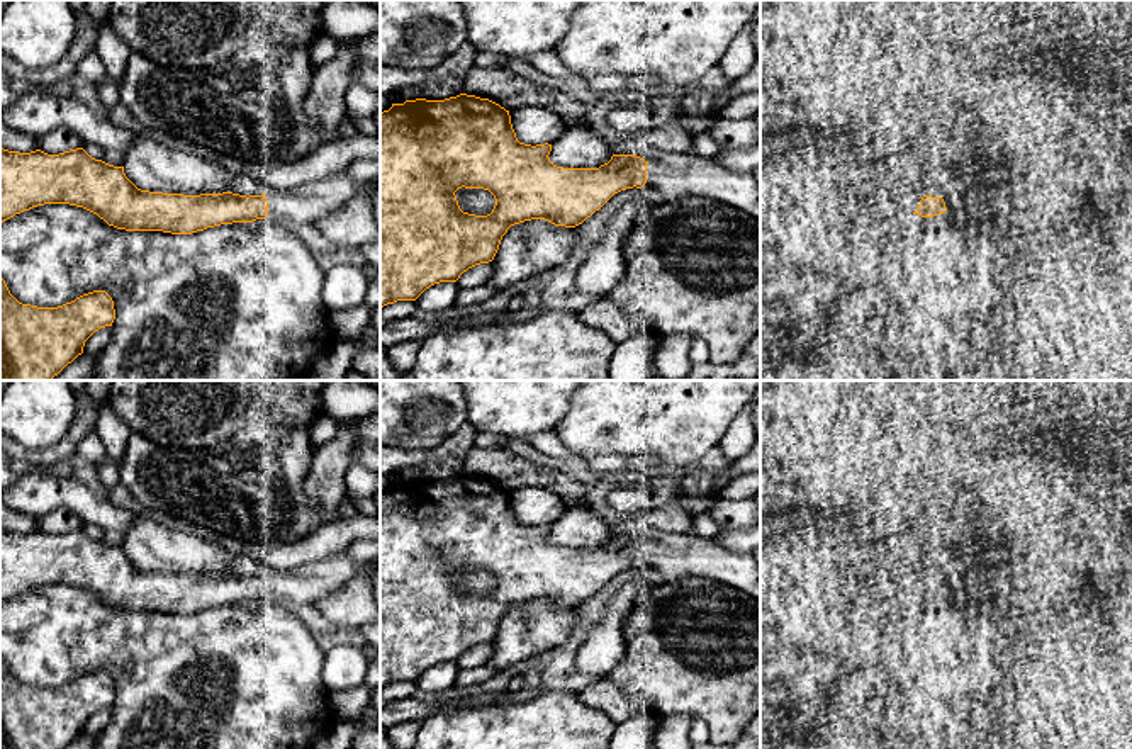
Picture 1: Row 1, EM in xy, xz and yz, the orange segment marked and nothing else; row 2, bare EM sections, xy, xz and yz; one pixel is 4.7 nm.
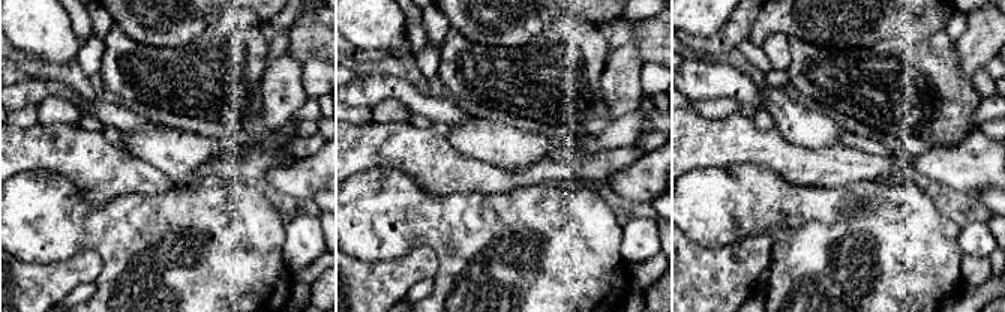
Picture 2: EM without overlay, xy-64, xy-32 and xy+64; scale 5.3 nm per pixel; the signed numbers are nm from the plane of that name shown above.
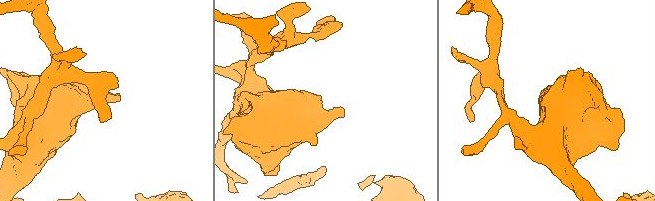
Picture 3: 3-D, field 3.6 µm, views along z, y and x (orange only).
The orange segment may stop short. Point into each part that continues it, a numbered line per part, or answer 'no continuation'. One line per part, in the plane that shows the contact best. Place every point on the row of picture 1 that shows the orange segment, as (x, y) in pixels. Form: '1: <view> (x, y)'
1: xz (676, 175)

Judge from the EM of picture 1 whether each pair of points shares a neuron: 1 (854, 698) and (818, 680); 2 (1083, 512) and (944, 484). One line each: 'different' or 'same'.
1: different
2: different

